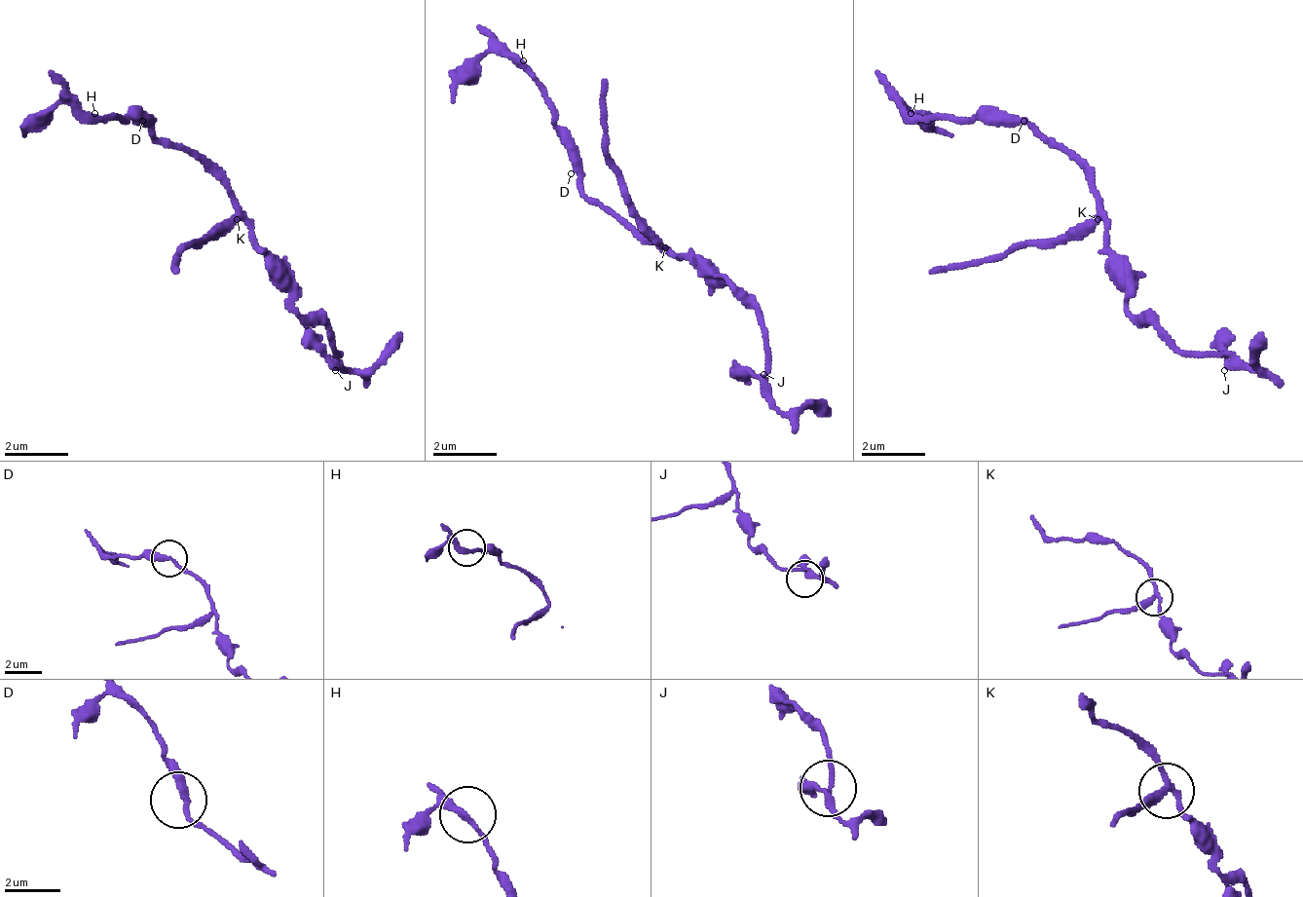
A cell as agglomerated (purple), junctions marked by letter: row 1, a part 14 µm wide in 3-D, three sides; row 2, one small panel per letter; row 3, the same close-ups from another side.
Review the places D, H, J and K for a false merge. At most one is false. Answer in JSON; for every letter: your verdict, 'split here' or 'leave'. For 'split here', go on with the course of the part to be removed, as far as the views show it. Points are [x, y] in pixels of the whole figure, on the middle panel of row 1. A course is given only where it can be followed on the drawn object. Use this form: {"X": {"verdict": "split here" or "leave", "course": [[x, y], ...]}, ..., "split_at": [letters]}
{"D": {"verdict": "leave"}, "H": {"verdict": "leave"}, "J": {"verdict": "leave"}, "K": {"verdict": "split here", "course": [[667, 245], [603, 149], [603, 77]]}, "split_at": ["K"]}

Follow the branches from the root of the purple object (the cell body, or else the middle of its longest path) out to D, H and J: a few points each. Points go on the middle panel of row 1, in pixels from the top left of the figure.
D: (659, 245), (651, 245), (619, 213), (612, 213), (603, 205), (595, 205), (579, 189), (579, 181), (571, 173)
H: (659, 245), (579, 189), (571, 173), (571, 133), (523, 60)
J: (659, 245), (699, 261), (716, 278), (724, 278), (756, 310), (756, 325), (763, 334), (763, 374)

